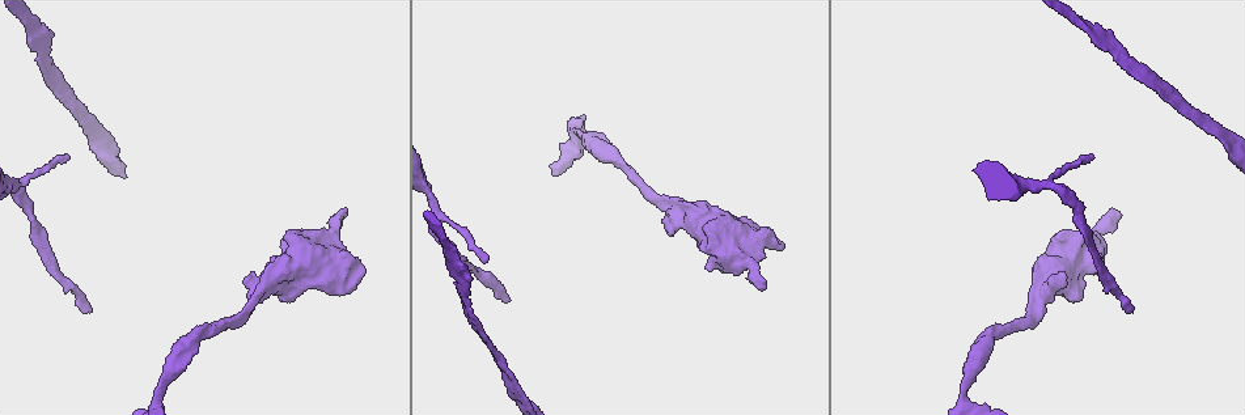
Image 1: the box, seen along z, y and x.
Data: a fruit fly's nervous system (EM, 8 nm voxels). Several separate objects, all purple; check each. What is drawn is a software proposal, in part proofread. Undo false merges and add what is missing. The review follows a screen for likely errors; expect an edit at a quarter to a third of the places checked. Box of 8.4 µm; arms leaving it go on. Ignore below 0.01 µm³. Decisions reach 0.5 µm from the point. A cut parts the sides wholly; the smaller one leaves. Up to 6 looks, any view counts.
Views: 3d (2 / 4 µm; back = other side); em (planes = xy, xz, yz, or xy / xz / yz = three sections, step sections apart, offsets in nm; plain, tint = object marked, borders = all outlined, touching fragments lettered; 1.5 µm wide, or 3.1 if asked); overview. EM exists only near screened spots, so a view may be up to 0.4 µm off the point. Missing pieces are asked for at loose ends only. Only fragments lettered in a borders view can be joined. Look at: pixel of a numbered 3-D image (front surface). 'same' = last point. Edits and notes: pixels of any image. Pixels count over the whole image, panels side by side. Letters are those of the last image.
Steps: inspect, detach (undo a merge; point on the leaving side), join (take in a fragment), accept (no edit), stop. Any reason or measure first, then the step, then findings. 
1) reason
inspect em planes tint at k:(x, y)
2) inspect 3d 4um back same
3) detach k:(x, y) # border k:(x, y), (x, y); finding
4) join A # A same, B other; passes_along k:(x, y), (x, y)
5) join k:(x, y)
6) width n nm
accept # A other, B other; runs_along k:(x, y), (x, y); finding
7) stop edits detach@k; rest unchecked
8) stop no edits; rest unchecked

an open end
inspect 3d 2um at 1:(765, 289)

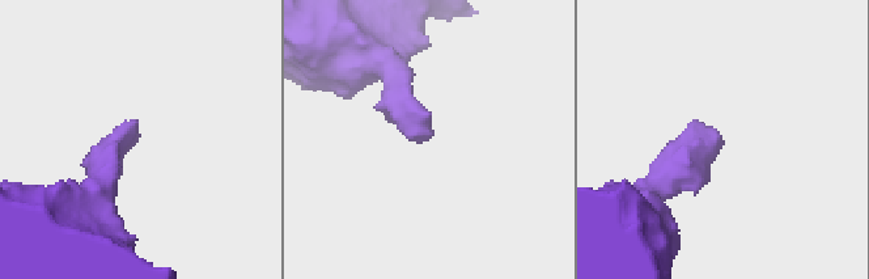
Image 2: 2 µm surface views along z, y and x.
now the EM
inspect em planes borders at 2:(140, 136)

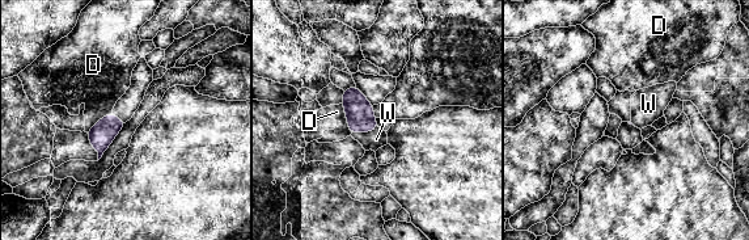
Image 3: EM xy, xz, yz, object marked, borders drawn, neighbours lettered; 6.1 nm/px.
longest_contact D 200 nm
join W # D other, W same; passes_along 3:(359, 112), (364, 131), (376, 139); it goes on there

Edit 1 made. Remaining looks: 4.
see it whole again
inspect overview

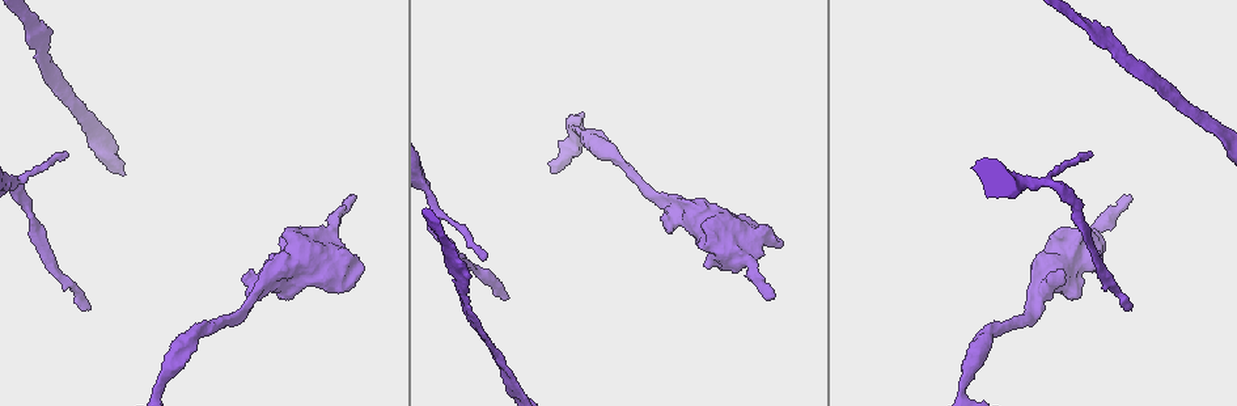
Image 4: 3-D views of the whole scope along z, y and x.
inspect em planes borders at 4:(1225, 139)

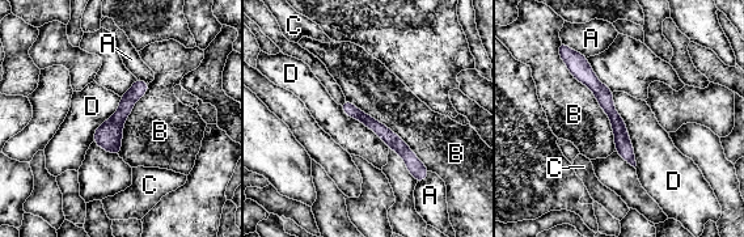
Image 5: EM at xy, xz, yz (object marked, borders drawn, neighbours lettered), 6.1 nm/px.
longest_contact B 700 nm
accept # A other, B other, C other, D other; border 5:(612, 92), (635, 166); all the same neuron

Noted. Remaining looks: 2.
branch stops here
inspect em planes borders at 4:(89, 305)

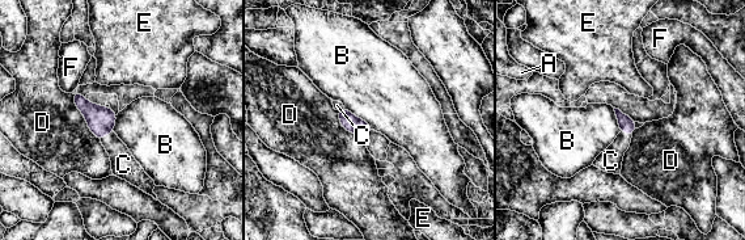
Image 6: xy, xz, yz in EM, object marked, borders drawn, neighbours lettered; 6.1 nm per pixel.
join C # A other, B other, C same, D other, E other, F other; it goes on there

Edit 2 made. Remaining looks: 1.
stop edits join@3, join@6; rest unchecked

